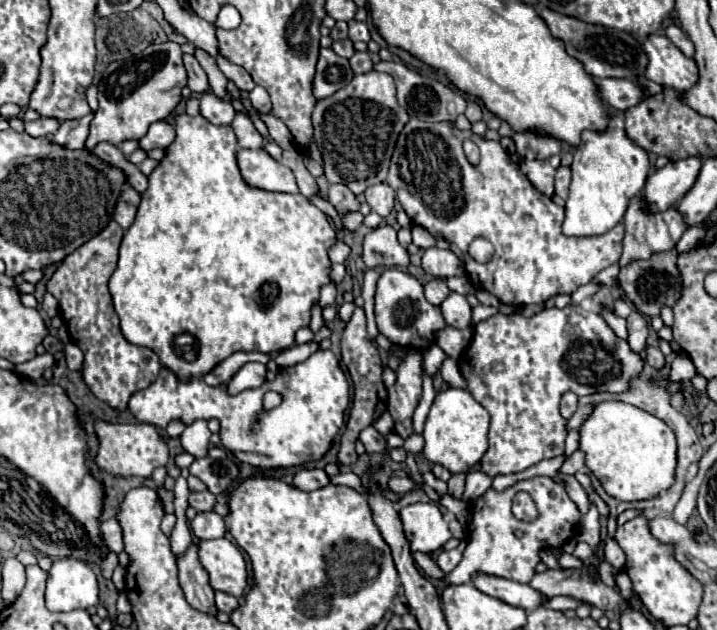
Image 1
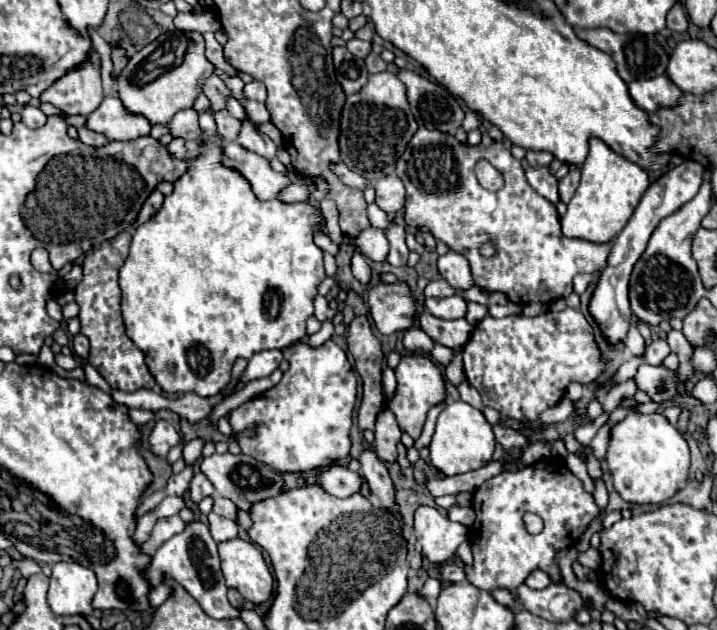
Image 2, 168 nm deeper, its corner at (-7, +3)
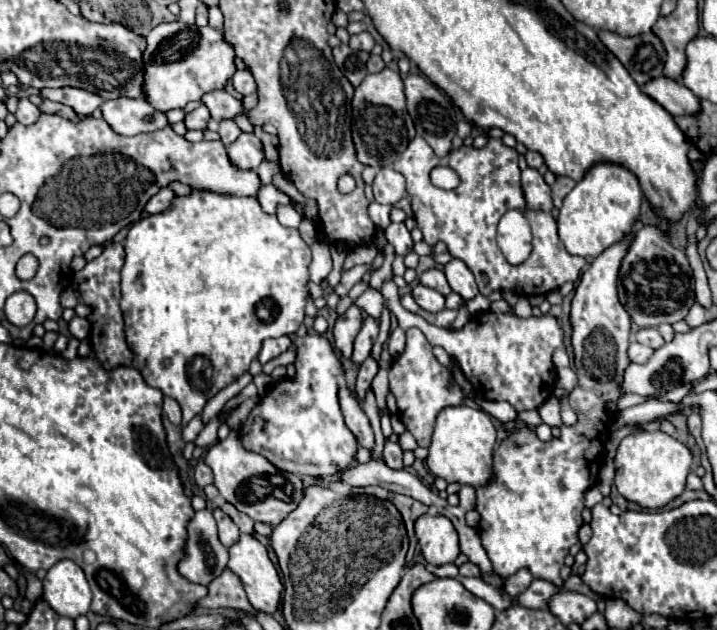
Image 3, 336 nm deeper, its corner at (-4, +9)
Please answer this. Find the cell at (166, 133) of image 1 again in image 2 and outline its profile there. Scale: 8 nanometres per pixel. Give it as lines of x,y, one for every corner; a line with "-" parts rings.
194,109
178,111
166,127
174,139
188,141
188,139
198,139
202,135
202,129
198,125
198,113

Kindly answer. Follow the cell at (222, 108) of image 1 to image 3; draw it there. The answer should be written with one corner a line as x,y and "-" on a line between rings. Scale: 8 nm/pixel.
227,119
227,121
221,121
221,123
219,123
219,135
221,135
223,145
229,147
229,145
241,135
241,129
235,125
235,121

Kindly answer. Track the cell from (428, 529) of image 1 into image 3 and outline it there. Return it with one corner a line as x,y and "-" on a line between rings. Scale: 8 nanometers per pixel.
423,515
415,523
421,553
429,565
441,567
457,559
459,541
453,523
443,515

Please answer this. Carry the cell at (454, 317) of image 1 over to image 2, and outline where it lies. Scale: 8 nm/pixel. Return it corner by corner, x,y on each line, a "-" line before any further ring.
452,295
452,297
444,297
444,299
426,299
424,307
440,319
462,319
466,317
468,305
460,295

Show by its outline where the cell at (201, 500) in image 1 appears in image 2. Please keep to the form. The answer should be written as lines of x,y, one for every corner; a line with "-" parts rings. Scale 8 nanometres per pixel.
214,495
214,513
222,515
222,517
228,517
228,519
236,519
236,507
230,499
226,497
220,497
220,495

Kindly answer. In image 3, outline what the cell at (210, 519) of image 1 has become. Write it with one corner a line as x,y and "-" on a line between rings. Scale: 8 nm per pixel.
213,509
213,515
217,519
217,527
219,527
219,539
225,547
235,545
235,541
239,541
239,529
237,525
231,521
231,517
227,517
221,509

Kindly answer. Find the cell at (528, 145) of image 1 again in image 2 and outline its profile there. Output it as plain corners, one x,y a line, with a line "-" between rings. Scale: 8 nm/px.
528,151
526,159
528,159
530,167
542,167
542,165
550,165
554,155
546,153
546,151

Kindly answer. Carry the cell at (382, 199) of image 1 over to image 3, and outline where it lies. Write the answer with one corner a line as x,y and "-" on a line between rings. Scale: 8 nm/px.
383,167
375,175
373,193
375,193
377,203
395,205
397,201
405,197
405,177
391,167

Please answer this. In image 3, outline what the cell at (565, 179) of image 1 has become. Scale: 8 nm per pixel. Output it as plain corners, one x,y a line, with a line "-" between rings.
557,177
555,185
551,187
551,191
553,191
553,205
555,205
557,209
561,207
565,195
567,195
573,187
575,187
575,181
573,181
573,179
569,179
569,177

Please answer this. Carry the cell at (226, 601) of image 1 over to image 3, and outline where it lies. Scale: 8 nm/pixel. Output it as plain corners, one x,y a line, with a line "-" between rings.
223,569
223,573
215,577
215,581
211,581
209,595
199,601
199,607
203,609
231,607
231,609
253,611
247,601
243,583
239,581
239,577
235,577
235,573
231,573
231,569

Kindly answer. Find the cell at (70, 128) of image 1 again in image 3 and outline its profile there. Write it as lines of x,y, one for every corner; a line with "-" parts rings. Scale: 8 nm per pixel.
113,99
101,105
103,119
119,135
139,135
165,129
169,125
167,115
153,109
147,99

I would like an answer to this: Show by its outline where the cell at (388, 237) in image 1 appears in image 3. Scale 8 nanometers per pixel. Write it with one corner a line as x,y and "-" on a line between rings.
391,223
385,229
385,237
395,247
397,255
407,255
413,249
413,239
411,239
411,233
407,231
405,223

